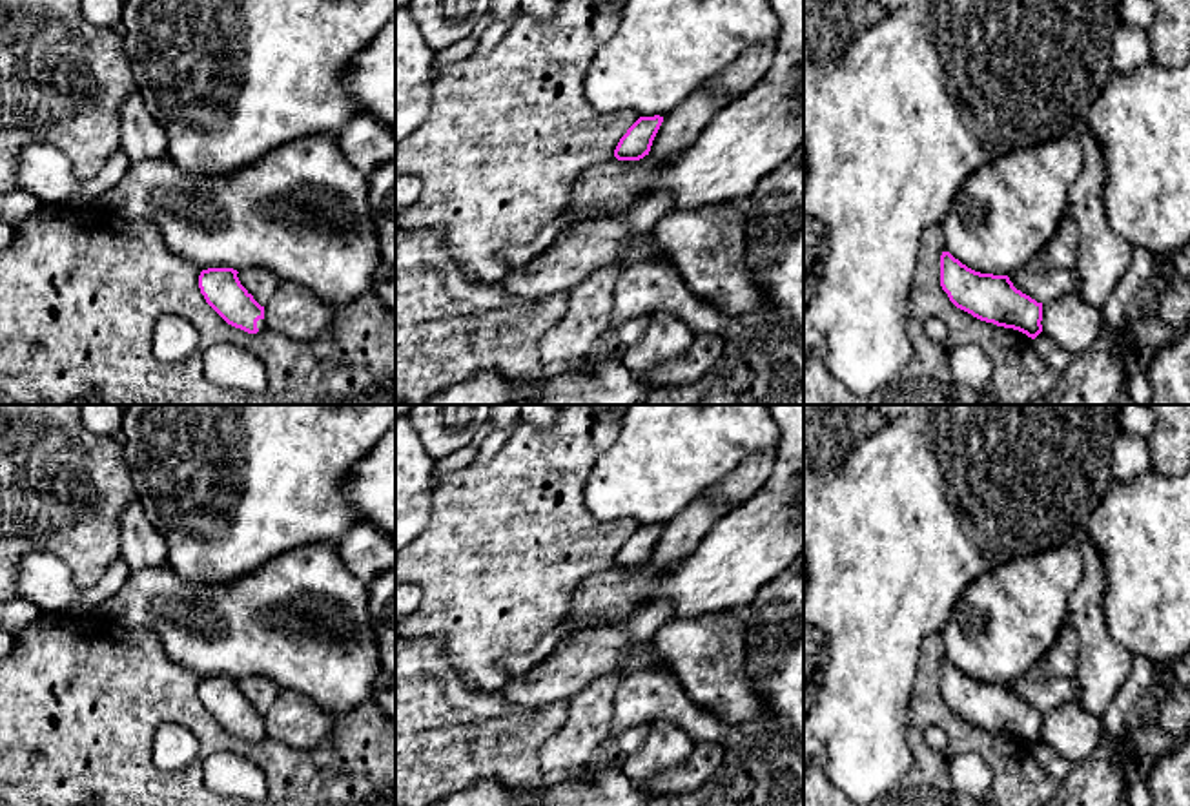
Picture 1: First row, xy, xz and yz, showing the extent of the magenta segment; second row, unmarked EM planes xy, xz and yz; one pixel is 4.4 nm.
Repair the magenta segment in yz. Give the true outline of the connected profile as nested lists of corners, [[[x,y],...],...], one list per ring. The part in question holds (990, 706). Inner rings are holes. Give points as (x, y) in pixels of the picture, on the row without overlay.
[[[1072,542],[997,565],[964,591],[940,631],[946,653],[940,695],[957,717],[1031,748],[1042,740],[1042,711],[1017,698],[1008,684],[1037,666],[1059,638],[1068,622],[1068,598],[1081,578],[1082,553]]]

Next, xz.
[[[767,405],[767,408],[778,427],[780,445],[776,463],[764,487],[747,501],[727,511],[700,540],[698,547],[671,571],[658,571],[651,560],[663,525],[640,525],[620,547],[614,565],[585,578],[574,591],[567,622],[574,625],[587,622],[585,629],[623,627],[641,605],[652,600],[665,600],[672,607],[672,616],[683,620],[744,611],[762,587],[791,567],[804,551],[804,405]]]

